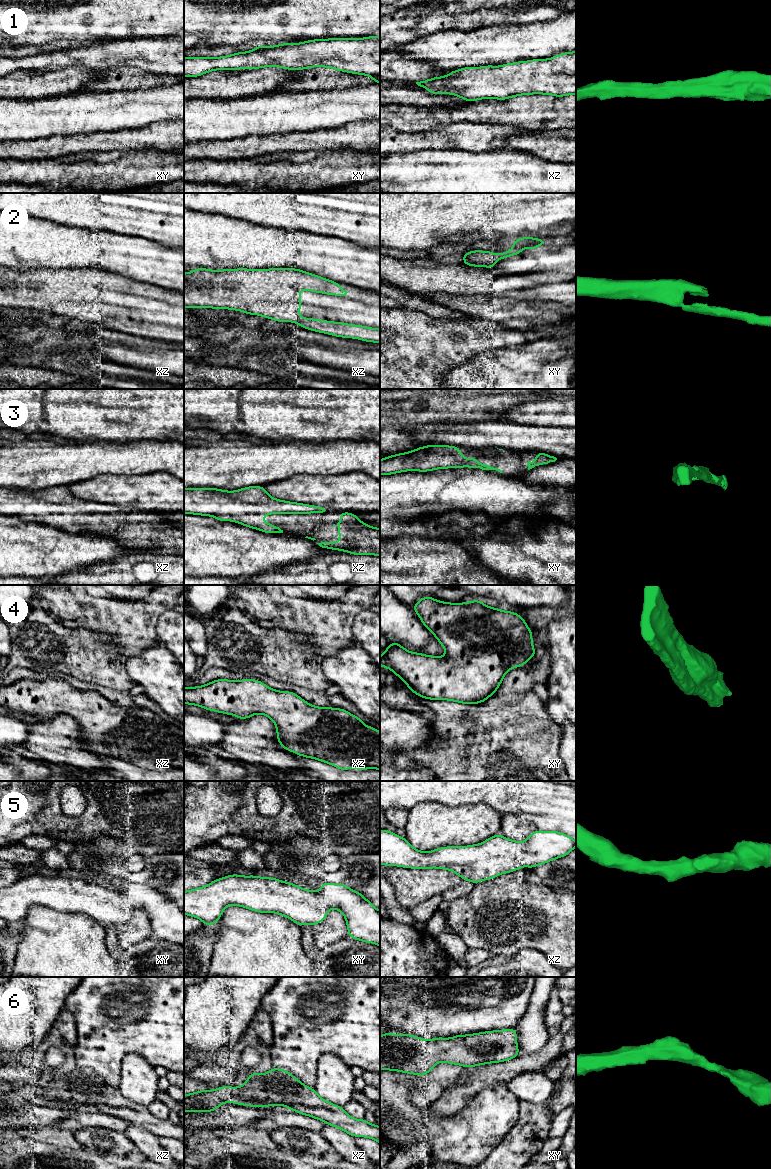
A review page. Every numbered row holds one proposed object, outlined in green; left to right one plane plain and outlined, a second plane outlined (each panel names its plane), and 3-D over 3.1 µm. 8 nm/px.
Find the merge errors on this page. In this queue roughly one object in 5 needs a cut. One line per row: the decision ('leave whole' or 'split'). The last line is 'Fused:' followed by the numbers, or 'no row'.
1: leave whole
2: leave whole
3: leave whole
4: leave whole
5: leave whole
6: leave whole
Fused: no row

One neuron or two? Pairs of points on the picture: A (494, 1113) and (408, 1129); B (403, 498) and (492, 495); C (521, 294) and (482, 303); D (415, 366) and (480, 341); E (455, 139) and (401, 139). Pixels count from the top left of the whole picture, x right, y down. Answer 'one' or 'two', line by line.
A: one
B: one
C: two
D: one
E: one

